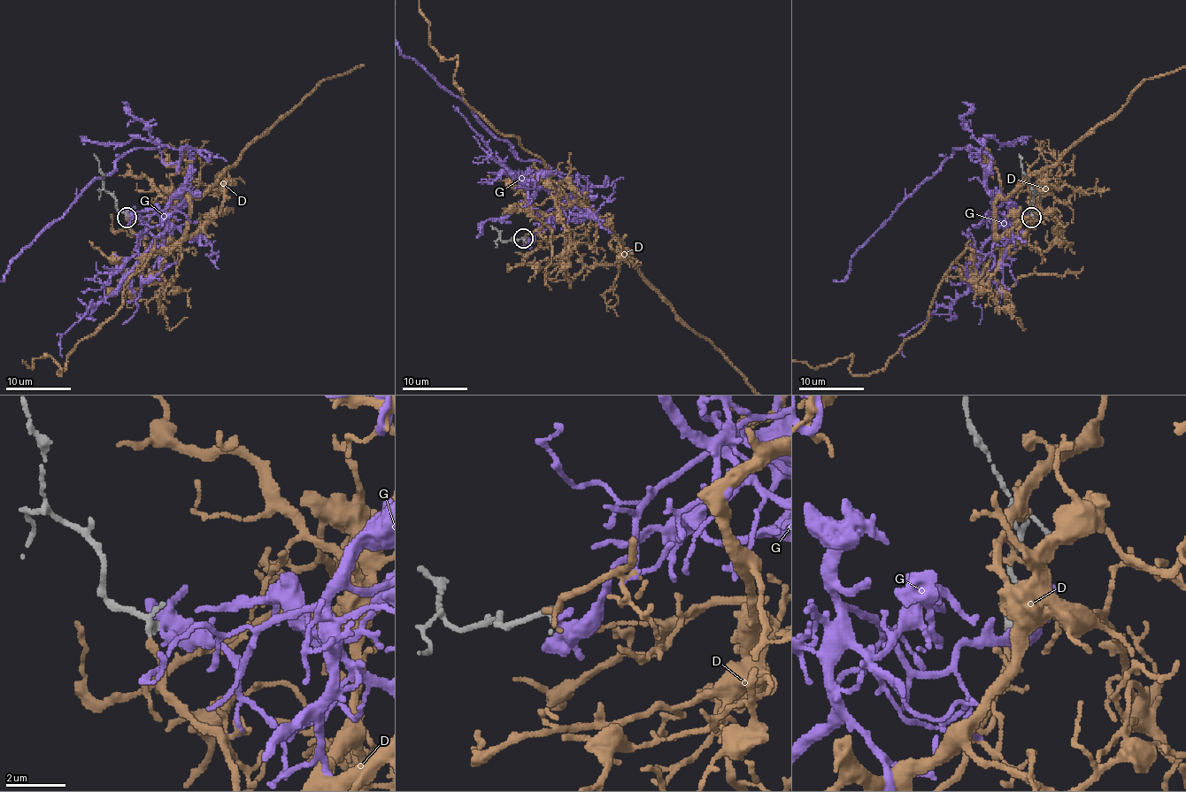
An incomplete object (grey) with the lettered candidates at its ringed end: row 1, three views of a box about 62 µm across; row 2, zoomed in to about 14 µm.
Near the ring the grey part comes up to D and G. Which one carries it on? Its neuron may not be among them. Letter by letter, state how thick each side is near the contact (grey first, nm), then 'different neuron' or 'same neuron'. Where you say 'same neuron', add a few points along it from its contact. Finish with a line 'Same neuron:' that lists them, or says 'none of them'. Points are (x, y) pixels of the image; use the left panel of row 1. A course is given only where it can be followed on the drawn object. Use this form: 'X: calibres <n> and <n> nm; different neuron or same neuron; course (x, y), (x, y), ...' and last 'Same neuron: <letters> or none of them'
D: calibres 240 and 200 nm; same neuron
G: calibres 240 and 420 nm; different neuron
Same neuron: D

